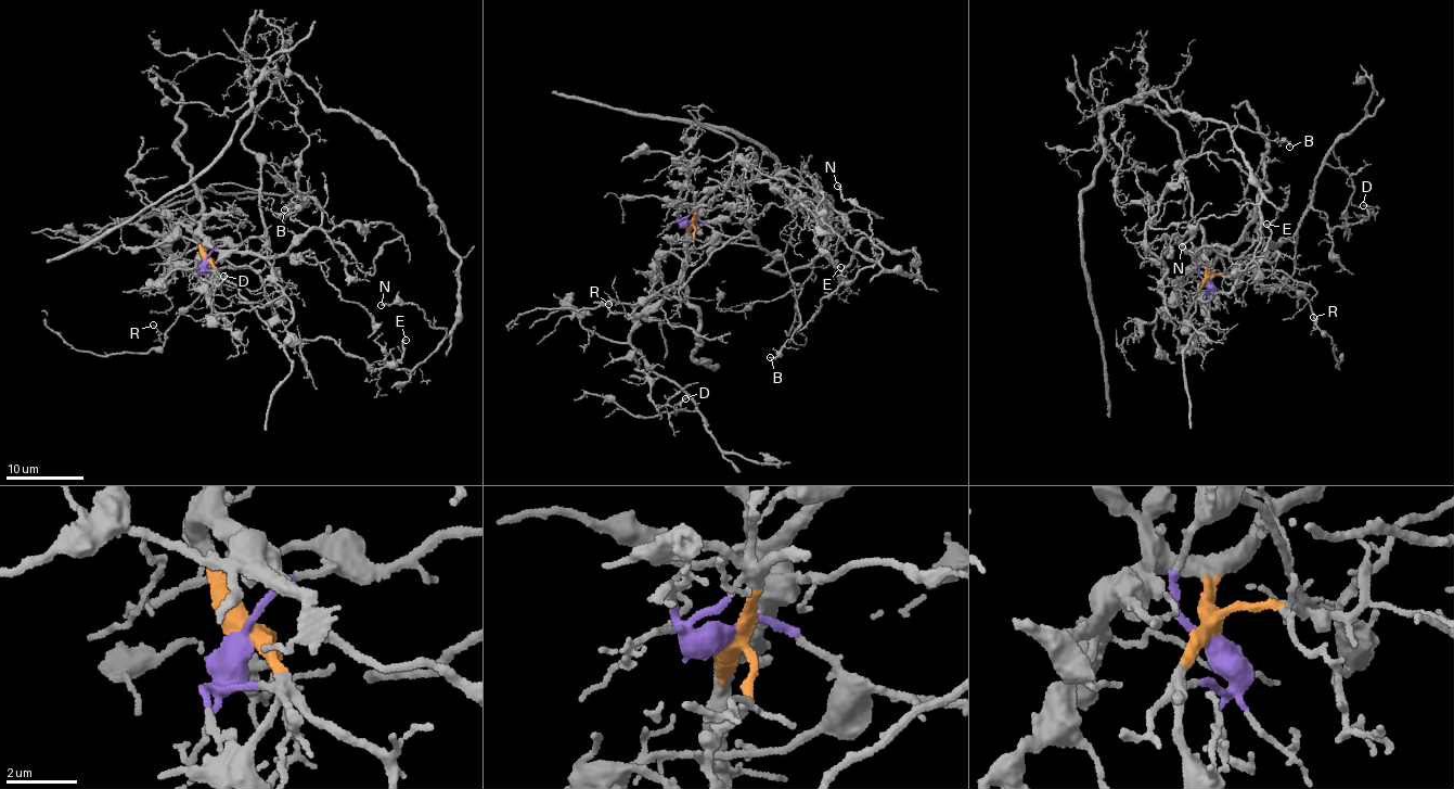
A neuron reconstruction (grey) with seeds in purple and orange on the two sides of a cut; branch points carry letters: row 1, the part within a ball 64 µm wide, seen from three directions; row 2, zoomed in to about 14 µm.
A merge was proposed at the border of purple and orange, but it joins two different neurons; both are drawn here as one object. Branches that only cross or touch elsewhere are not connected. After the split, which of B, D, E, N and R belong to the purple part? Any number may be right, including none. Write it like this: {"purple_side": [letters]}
{"purple_side": ["B", "N", "R"]}

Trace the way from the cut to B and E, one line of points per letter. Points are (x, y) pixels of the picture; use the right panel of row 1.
B: (1207, 281), (1199, 267), (1206, 247), (1193, 216), (1183, 162), (1198, 154), (1218, 129), (1243, 125), (1289, 145)
E: (1207, 280), (1198, 293), (1208, 326), (1191, 332), (1197, 298), (1233, 291), (1259, 262), (1268, 224)

